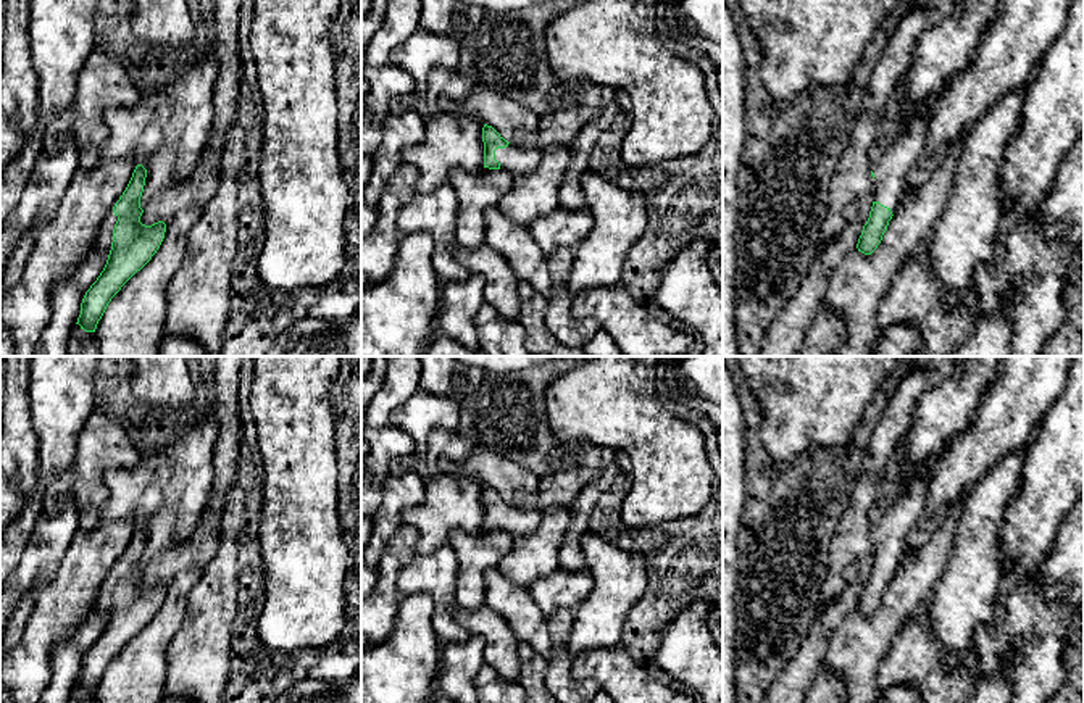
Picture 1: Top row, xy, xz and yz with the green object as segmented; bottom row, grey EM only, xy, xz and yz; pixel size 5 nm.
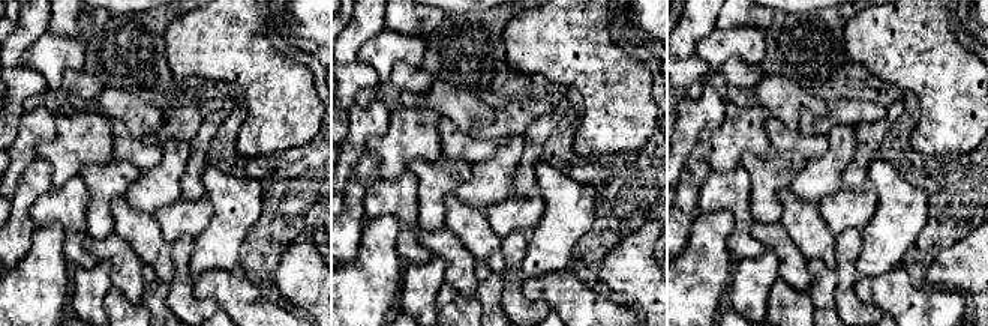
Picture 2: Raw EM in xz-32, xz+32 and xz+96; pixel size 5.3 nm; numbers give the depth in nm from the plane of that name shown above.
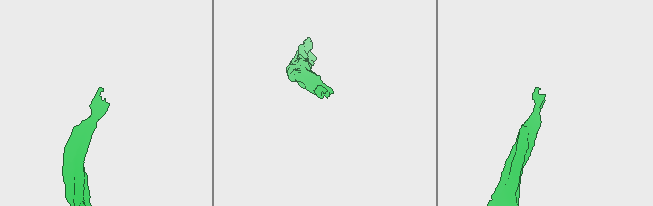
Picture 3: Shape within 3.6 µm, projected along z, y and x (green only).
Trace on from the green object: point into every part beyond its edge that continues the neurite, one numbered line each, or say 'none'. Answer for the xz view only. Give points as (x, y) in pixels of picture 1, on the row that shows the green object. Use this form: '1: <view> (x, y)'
1: xz (516, 160)

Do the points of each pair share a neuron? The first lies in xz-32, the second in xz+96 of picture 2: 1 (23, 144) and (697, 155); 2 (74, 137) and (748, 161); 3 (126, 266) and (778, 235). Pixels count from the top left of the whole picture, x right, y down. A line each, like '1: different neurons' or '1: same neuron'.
1: different neurons
2: different neurons
3: same neuron

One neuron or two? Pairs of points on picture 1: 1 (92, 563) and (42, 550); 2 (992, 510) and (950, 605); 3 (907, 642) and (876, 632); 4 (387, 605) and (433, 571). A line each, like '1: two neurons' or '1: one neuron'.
1: two neurons
2: one neuron
3: two neurons
4: two neurons

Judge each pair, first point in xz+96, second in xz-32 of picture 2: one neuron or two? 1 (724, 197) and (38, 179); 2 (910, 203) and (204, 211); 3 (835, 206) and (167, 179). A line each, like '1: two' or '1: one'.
1: two
2: two
3: two

